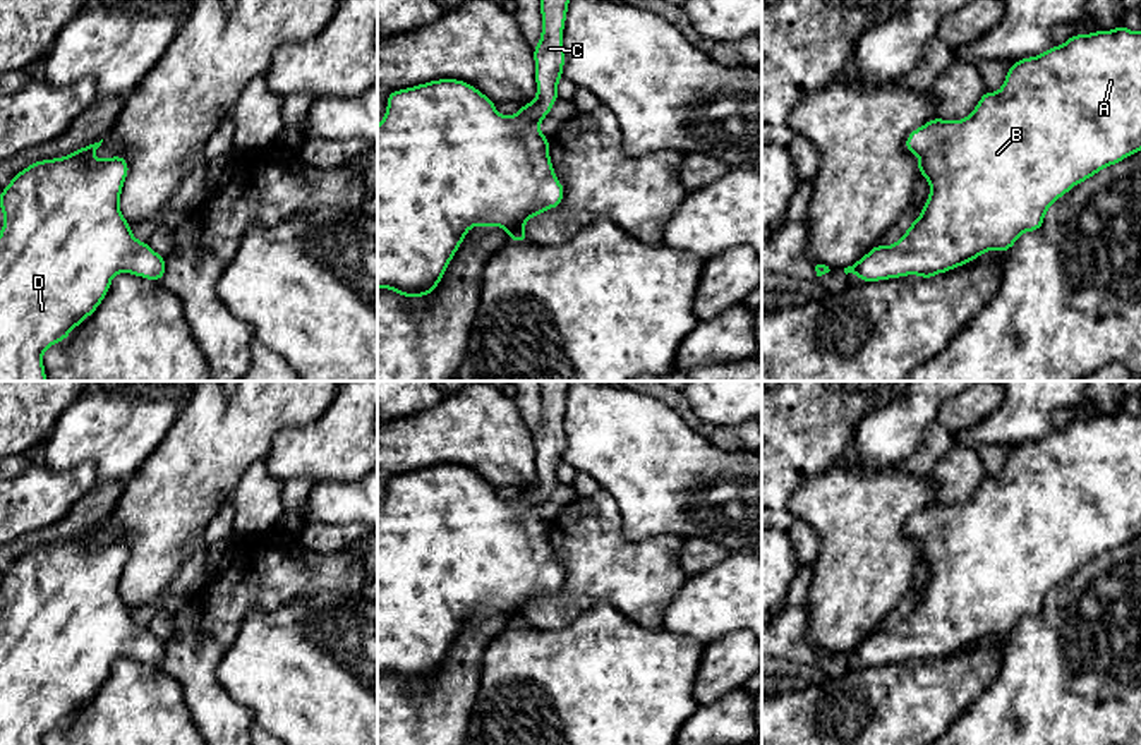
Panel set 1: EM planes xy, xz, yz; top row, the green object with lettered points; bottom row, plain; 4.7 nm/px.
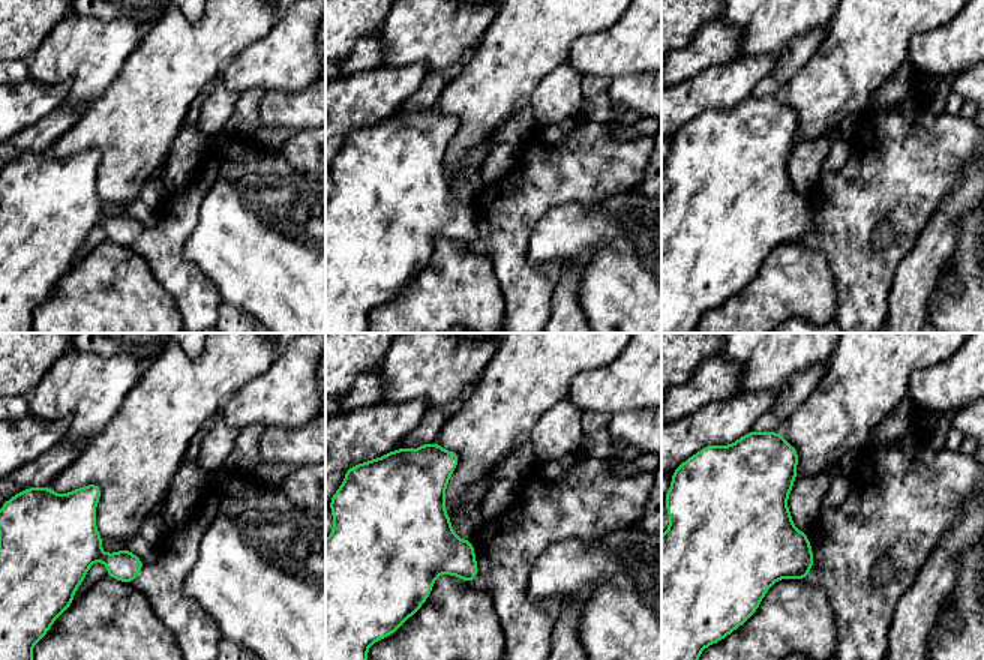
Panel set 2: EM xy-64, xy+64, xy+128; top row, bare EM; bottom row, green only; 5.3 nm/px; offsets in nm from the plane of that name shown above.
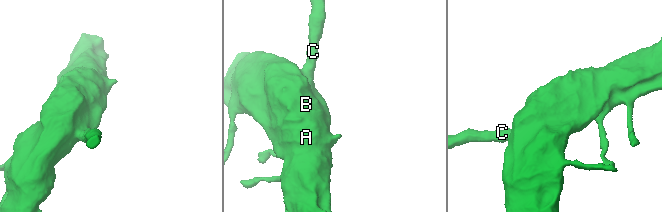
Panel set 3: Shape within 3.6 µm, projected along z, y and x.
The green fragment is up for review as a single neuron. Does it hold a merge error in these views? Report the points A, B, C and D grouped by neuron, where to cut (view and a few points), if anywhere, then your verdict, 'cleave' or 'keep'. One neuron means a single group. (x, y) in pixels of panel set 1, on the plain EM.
groups A B C D; cut none; keep

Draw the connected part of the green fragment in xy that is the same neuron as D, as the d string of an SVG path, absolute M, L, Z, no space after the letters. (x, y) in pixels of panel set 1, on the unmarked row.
M103 524L67 541L34 546L0 577L0 594L5 601L0 615L0 745L43 745L46 733L63 726L100 692L115 659L130 657L161 666L166 656L166 644L148 627L137 625L122 601L118 587L129 560L127 544L94 544L101 527Z

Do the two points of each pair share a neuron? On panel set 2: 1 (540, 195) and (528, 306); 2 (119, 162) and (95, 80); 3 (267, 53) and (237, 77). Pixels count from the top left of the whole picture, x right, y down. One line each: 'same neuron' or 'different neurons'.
1: same neuron
2: different neurons
3: same neuron

